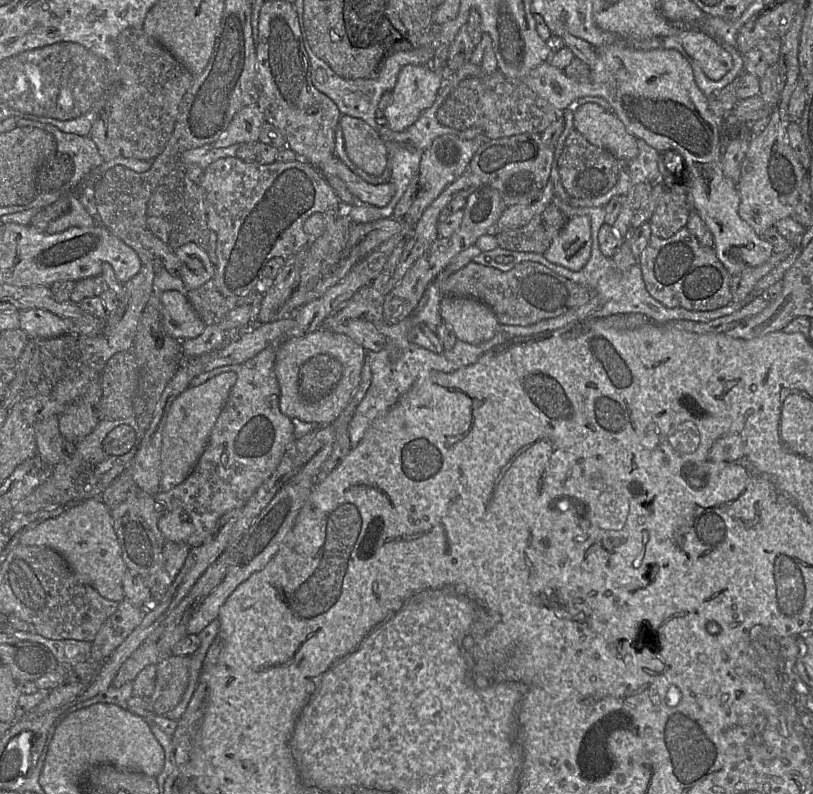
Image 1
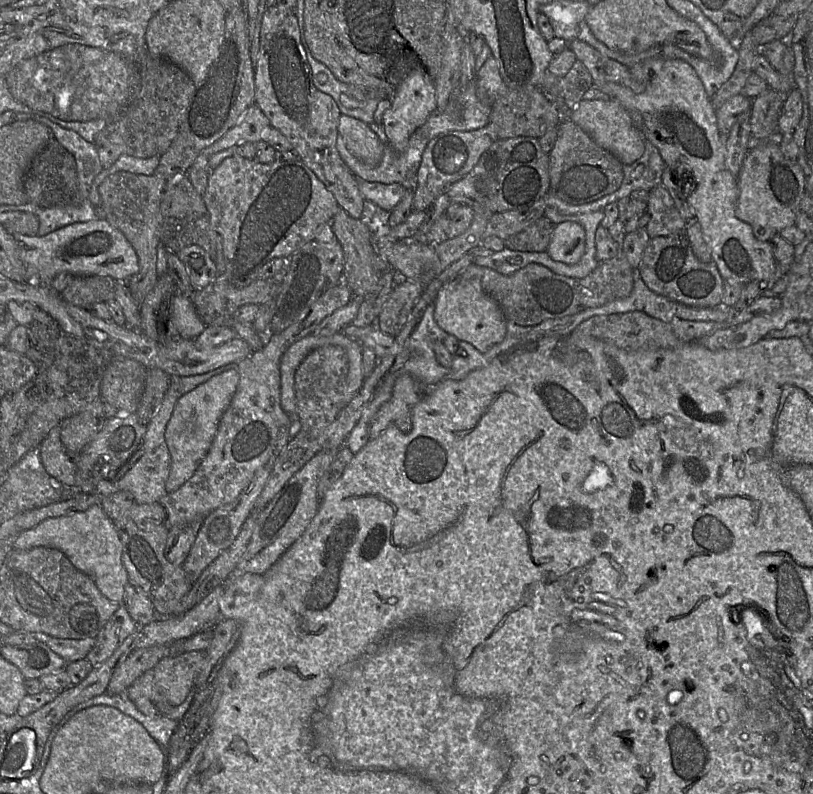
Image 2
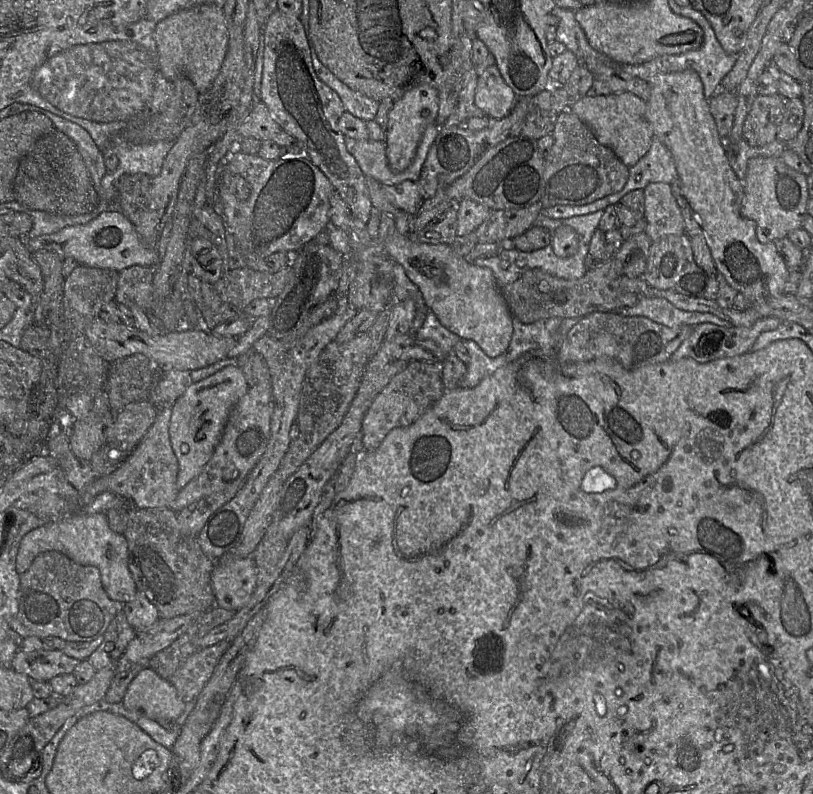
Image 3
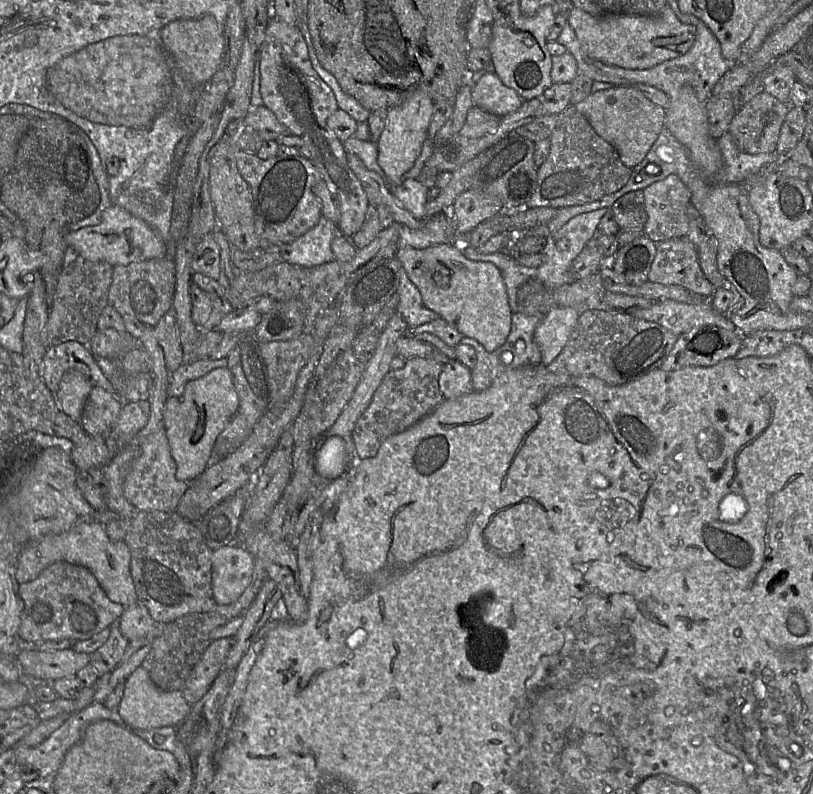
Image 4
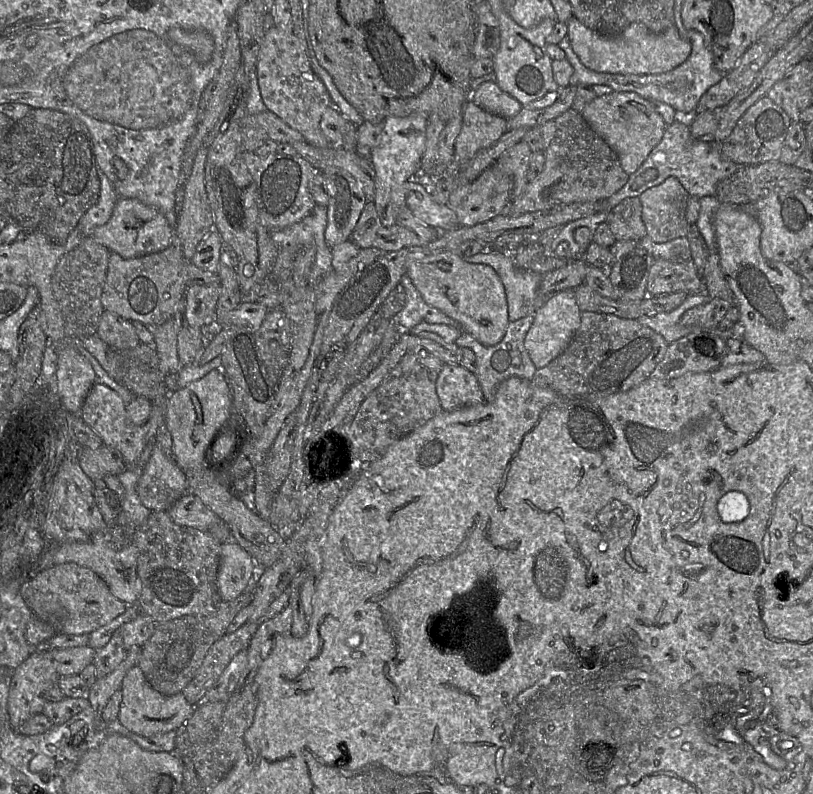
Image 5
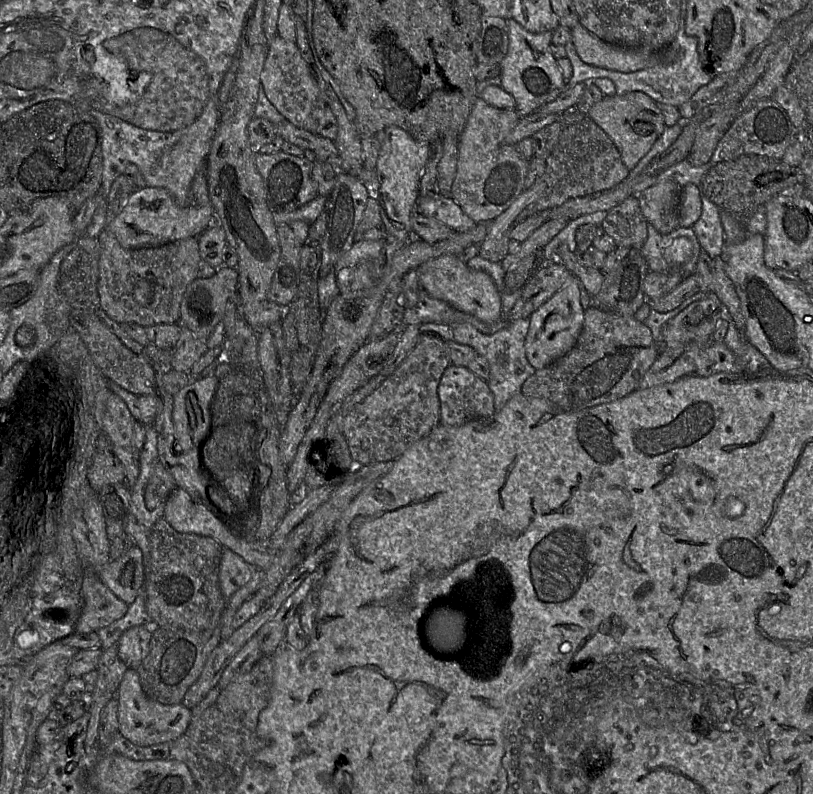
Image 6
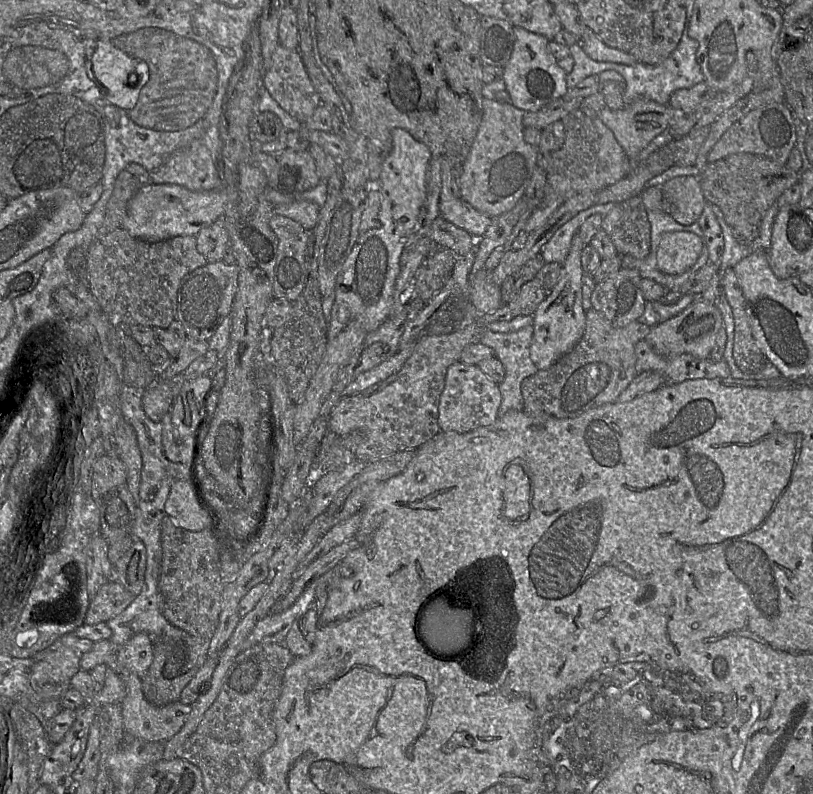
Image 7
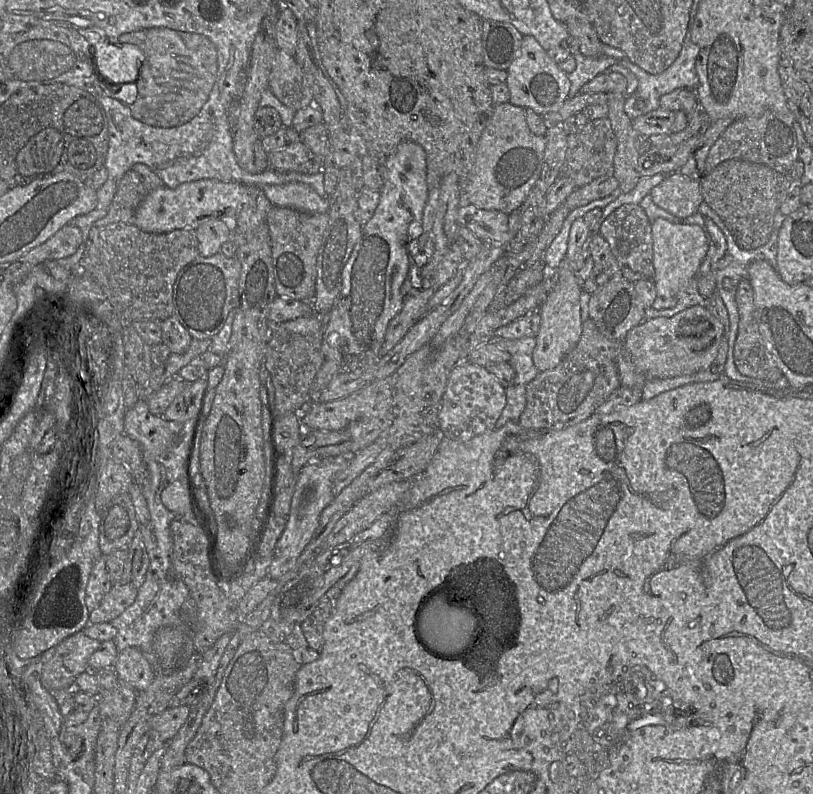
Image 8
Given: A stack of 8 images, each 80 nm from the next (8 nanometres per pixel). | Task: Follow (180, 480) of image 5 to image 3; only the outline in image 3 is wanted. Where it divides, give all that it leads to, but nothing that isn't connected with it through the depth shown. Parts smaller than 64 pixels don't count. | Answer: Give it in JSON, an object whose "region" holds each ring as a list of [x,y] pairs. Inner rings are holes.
{"region":[[[171,405],[160,406],[154,422],[135,446],[134,455],[125,459],[113,473],[91,482],[81,494],[82,503],[90,503],[97,495],[111,492],[128,500],[134,508],[170,507],[179,492],[176,484],[178,462],[171,448],[168,431],[171,412]]]}

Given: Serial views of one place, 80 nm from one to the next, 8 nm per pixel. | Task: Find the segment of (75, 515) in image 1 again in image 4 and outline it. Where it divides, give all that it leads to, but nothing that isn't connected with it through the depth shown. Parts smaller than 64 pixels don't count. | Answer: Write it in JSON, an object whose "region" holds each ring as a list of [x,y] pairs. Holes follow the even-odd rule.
{"region":[[[98,521],[81,522],[70,530],[28,542],[19,552],[16,565],[18,584],[36,579],[48,566],[56,562],[67,562],[89,569],[97,579],[107,597],[115,603],[128,607],[137,602],[135,585],[130,572],[130,550],[126,542],[112,542],[104,525]]]}

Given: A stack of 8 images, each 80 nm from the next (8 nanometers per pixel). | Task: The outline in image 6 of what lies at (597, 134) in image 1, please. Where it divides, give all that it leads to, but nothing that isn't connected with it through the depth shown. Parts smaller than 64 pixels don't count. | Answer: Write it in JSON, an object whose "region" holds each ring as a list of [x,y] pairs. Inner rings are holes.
{"region":[[[639,91],[604,96],[591,107],[588,116],[612,139],[629,171],[649,152],[666,127],[664,116],[656,102]]]}

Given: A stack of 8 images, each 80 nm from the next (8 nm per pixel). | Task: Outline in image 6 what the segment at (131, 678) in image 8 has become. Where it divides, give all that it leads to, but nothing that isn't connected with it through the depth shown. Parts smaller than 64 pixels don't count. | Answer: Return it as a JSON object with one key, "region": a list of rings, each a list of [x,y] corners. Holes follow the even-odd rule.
{"region":[[[149,625],[127,629],[117,643],[119,658],[129,668],[137,669],[149,654],[151,637],[152,628]]]}

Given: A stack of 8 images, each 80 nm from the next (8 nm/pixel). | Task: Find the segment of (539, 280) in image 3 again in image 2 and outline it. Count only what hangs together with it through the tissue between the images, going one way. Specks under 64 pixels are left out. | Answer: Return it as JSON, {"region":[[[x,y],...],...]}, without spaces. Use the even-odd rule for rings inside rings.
{"region":[[[619,251],[614,258],[600,263],[594,271],[582,279],[561,276],[534,263],[508,276],[472,263],[458,278],[477,280],[485,293],[499,304],[507,321],[512,321],[518,326],[530,327],[548,319],[567,317],[628,297],[633,289],[633,272],[634,269],[624,253]]]}

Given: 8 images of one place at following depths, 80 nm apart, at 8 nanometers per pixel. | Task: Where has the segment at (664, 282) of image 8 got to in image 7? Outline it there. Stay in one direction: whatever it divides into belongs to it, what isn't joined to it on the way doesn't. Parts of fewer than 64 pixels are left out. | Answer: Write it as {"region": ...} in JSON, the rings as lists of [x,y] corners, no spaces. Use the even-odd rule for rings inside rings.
{"region":[[[691,231],[664,233],[657,249],[657,266],[665,274],[683,274],[696,263],[704,246],[703,237]]]}

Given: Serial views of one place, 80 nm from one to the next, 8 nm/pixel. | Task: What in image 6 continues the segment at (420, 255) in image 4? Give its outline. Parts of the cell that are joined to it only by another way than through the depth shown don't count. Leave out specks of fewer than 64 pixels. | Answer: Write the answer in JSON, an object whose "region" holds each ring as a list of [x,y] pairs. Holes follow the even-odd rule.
{"region":[[[444,254],[431,258],[419,265],[416,272],[420,287],[430,297],[444,301],[454,309],[487,324],[502,320],[501,296],[492,278],[483,271],[470,268],[458,256]]]}

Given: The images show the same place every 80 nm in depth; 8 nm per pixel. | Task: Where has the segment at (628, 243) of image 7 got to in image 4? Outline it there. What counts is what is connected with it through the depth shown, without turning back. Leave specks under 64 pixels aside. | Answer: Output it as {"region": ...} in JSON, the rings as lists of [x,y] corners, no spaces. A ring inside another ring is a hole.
{"region":[[[643,191],[625,194],[612,205],[611,211],[619,229],[643,228],[647,220]]]}

